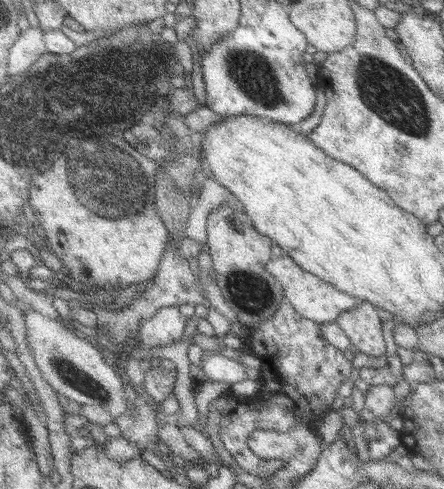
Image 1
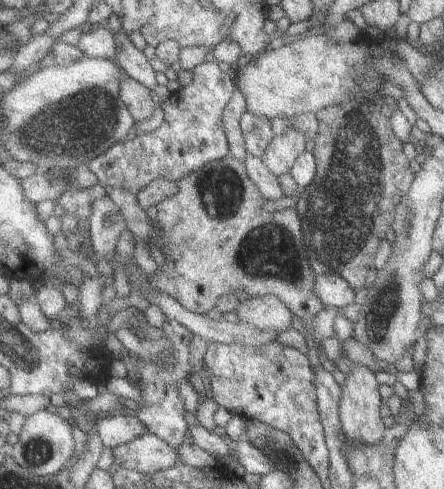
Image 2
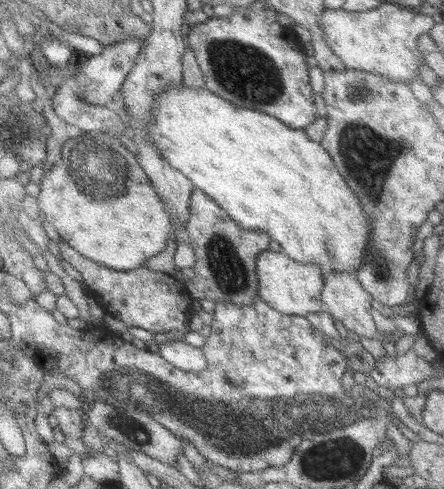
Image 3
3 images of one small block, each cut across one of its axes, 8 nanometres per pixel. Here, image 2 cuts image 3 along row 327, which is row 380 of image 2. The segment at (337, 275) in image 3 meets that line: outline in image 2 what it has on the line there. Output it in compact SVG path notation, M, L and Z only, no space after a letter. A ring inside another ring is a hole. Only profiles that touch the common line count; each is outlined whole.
M351 362L349 372L345 374L345 384L341 386L341 402L339 402L339 418L343 424L343 432L353 440L363 440L367 444L379 444L385 438L387 426L383 422L383 400L379 394L379 384L375 380L375 372L371 366Z

